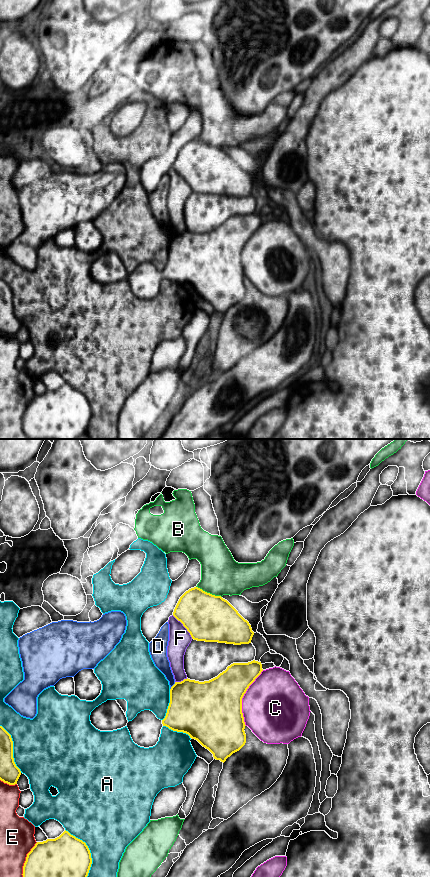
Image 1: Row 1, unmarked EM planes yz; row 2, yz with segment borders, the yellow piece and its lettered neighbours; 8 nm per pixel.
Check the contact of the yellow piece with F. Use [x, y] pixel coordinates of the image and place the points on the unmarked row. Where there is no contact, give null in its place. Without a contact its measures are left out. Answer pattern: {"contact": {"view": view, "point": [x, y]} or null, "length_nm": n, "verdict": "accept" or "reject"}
{"contact": {"view": "yz", "point": [183, 177]}, "length_nm": 260, "verdict": "accept"}

